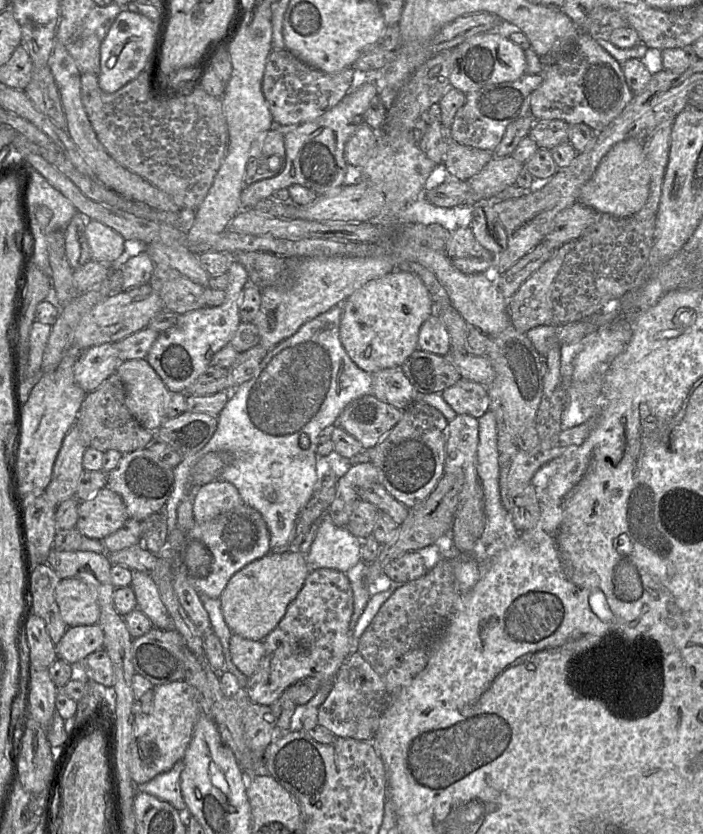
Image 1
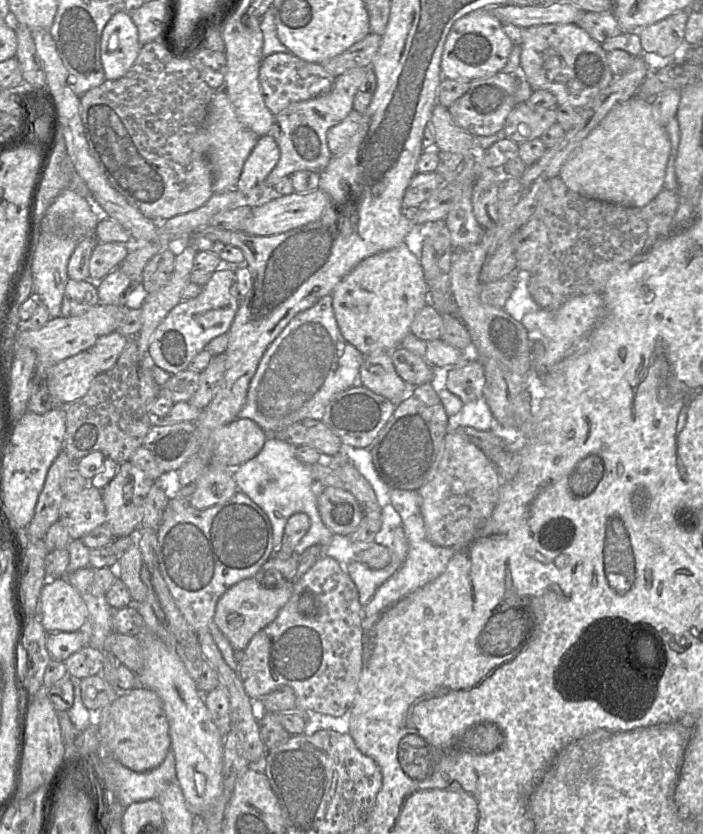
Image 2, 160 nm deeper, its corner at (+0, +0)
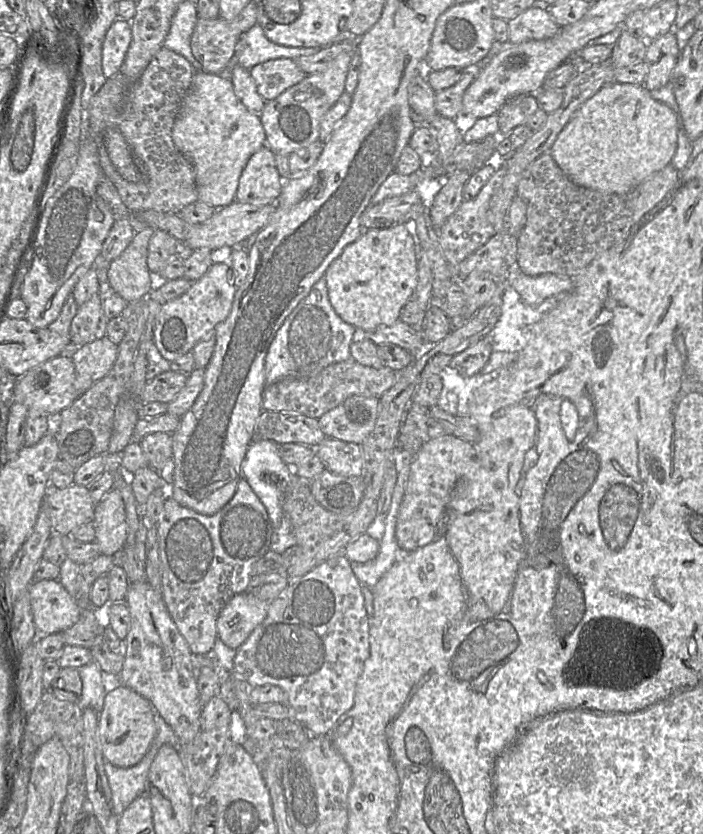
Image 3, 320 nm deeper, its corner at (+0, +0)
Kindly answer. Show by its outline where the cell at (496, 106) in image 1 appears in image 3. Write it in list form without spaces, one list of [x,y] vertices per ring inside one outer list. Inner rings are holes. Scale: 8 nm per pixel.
[[[477,66],[463,70],[464,75],[459,82],[435,94],[437,114],[447,119],[454,120],[459,116],[463,108],[462,100],[464,93],[481,71]]]

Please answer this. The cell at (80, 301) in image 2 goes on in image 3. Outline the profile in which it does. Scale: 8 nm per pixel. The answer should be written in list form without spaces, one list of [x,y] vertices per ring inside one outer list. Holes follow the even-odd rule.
[[[95,294],[90,300],[78,306],[70,326],[70,341],[80,347],[105,336],[107,319],[101,308],[101,299]]]

